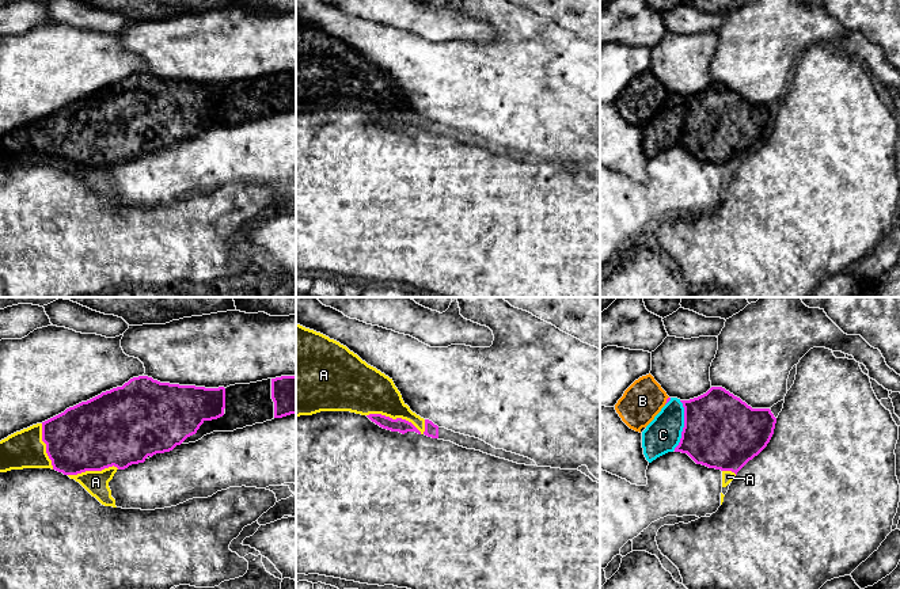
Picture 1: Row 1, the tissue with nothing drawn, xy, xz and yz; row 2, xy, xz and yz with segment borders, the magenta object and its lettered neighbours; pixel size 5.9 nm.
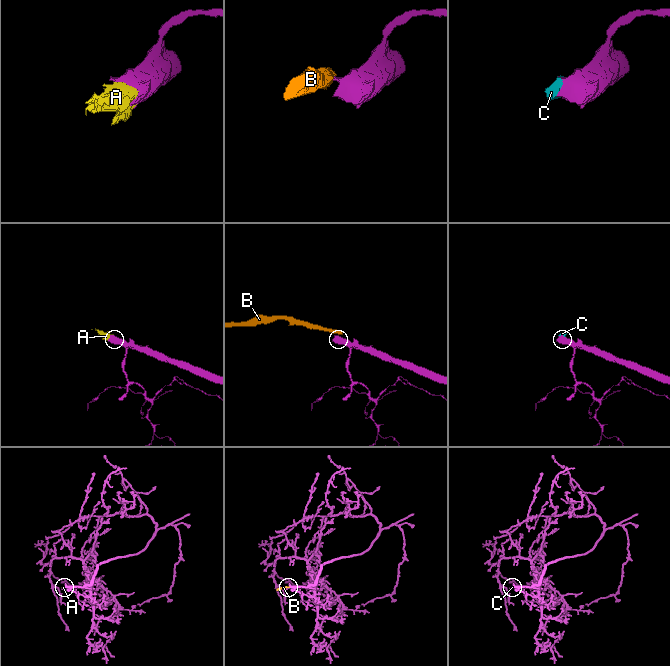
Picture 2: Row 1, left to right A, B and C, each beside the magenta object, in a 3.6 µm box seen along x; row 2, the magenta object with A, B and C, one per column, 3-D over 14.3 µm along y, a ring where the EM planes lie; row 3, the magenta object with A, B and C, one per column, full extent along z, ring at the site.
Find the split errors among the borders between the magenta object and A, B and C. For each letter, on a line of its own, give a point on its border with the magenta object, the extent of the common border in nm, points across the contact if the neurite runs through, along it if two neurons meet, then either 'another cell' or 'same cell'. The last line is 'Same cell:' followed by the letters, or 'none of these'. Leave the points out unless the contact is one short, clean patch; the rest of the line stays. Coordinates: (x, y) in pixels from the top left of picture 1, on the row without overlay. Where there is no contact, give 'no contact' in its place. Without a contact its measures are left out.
A: meets magenta in xz at (397, 114); contact 360 nm long; same cell
B: meets magenta in yz at (667, 97); contact 50 nm long; border along yz (668, 92), (664, 99); another cell
C: meets magenta in yz at (684, 121); contact 300 nm long; another cell
Same cell: A

